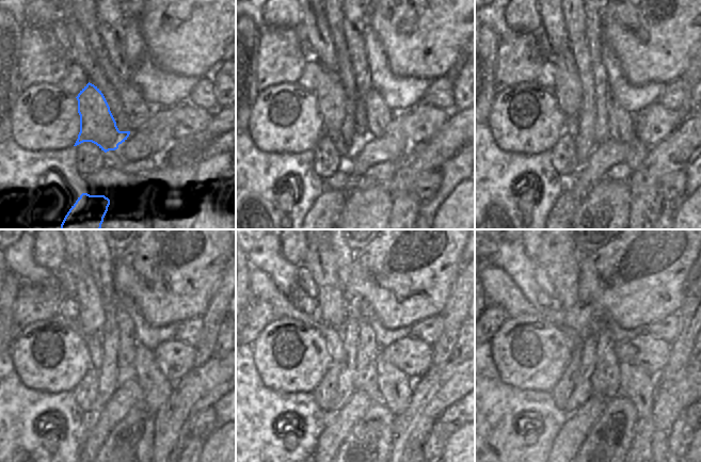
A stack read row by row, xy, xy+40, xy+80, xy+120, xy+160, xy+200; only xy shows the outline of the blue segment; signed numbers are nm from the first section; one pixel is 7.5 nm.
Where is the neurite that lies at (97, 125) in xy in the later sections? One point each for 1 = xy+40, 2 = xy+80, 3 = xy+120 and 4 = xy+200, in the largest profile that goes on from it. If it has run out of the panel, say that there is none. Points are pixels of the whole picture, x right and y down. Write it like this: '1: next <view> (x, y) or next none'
1: next xy+40 (331, 98)
2: next xy+80 (568, 90)
3: next xy+120 (91, 320)
4: next xy+200 (558, 254)

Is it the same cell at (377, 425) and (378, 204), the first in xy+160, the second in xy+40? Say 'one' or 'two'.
one

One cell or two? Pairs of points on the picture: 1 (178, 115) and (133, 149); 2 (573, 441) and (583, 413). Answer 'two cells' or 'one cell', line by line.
1: one cell
2: one cell

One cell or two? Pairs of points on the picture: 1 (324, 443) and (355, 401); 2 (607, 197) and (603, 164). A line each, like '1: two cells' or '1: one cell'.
1: one cell
2: two cells

